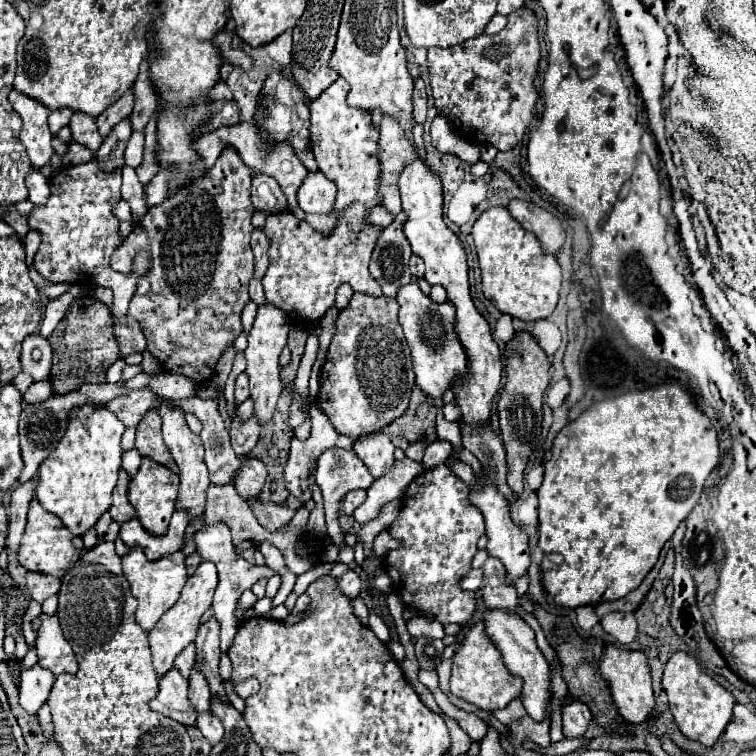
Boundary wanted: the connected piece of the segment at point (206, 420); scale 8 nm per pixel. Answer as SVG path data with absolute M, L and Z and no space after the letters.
M160 397L162 403L168 403L172 407L180 407L184 413L194 413L204 429L200 433L204 449L206 449L206 465L210 473L212 485L230 485L234 483L234 477L242 465L242 461L236 457L230 445L230 435L226 431L226 425L218 411L216 399L184 399L184 401L172 401L168 397Z

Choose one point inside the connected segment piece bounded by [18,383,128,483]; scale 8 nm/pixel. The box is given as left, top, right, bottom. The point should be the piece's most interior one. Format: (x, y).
(42, 426)

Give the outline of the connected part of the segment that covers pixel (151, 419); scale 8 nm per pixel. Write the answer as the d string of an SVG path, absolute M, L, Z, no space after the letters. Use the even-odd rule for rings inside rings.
M148 411L148 415L144 415L144 419L138 423L138 433L136 433L136 451L142 457L148 457L168 469L172 469L174 473L178 471L168 447L162 441L162 423L160 423L160 415L156 415L156 411Z

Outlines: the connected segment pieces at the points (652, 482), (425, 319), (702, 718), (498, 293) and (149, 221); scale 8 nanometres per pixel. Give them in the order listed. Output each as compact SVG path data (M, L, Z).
M664 383L664 385L654 387L654 389L630 391L630 393L616 397L616 399L600 401L600 403L592 405L588 411L584 411L576 421L568 423L554 439L552 459L544 463L544 481L542 481L542 487L536 491L538 499L540 499L540 505L538 505L540 539L538 539L538 545L544 551L542 581L544 581L546 593L550 593L558 605L576 609L580 605L596 605L596 603L604 603L604 601L616 601L616 599L628 595L630 591L634 591L642 583L642 579L650 573L650 569L656 565L664 543L674 535L676 527L690 515L692 507L696 505L696 501L704 489L704 481L708 479L712 469L718 465L718 461L720 461L720 449L718 449L716 429L712 429L710 419L692 403L690 395L678 383Z
M412 279L408 285L404 285L398 291L398 305L400 305L400 325L404 329L404 337L408 341L414 373L416 373L416 385L432 399L438 399L444 395L444 391L456 381L456 377L466 375L466 353L460 345L456 333L454 333L454 305L452 303L434 303L430 297L422 295L418 281Z
M674 653L668 659L662 677L662 687L668 695L668 705L680 731L688 739L712 747L732 719L732 707L736 703L732 693L718 685L718 681L714 681L688 653Z
M490 207L476 219L472 237L482 269L484 297L510 317L522 321L548 319L558 303L562 273L556 257L542 253L536 235L526 231L506 207Z
M226 147L216 165L200 179L182 187L164 203L154 205L146 217L136 223L136 229L124 239L124 243L112 253L110 265L120 273L132 271L132 259L140 249L152 253L152 269L140 277L138 289L130 301L128 317L136 319L148 343L148 351L162 363L168 373L180 373L192 379L196 385L210 381L214 367L228 343L242 333L240 315L250 301L248 283L254 275L254 255L250 249L252 235L252 201L250 201L252 169L244 165L240 155Z

